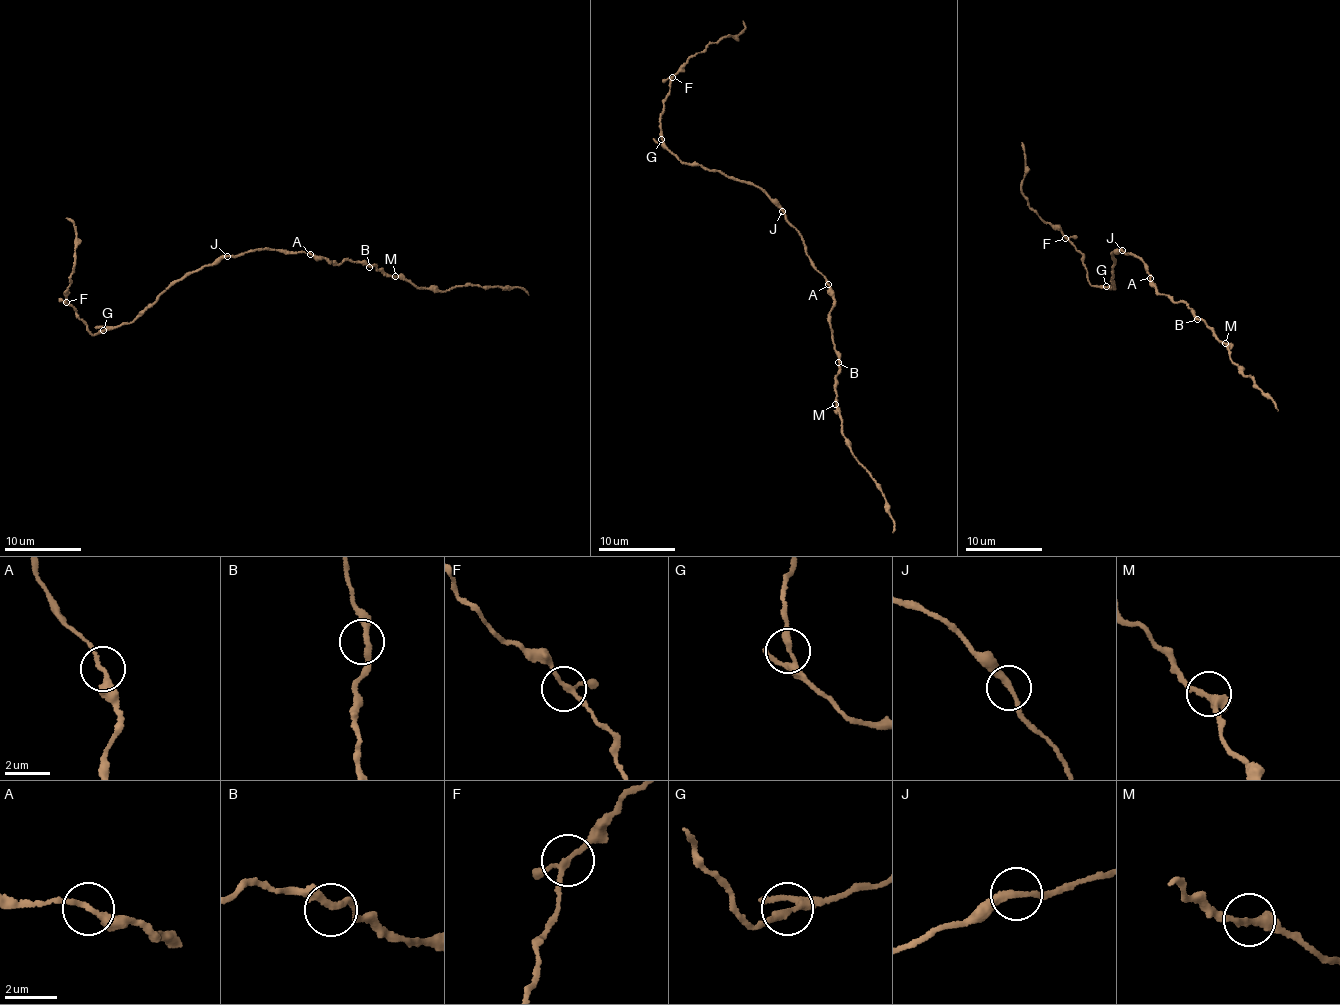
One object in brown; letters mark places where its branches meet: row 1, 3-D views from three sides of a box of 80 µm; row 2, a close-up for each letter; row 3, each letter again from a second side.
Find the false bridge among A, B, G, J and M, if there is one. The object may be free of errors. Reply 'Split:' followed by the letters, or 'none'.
Split: none

